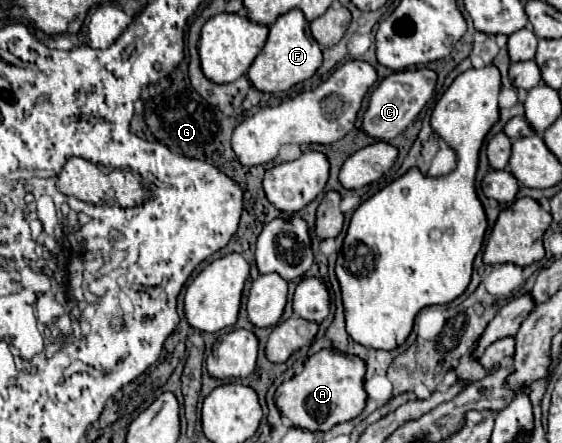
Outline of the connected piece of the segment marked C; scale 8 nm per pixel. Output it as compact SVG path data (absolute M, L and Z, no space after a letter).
M419 68L419 70L405 70L405 72L393 72L389 74L371 94L367 112L363 116L363 130L367 136L375 140L391 140L397 134L401 134L423 110L423 106L429 102L433 96L437 82L437 74L429 68Z

